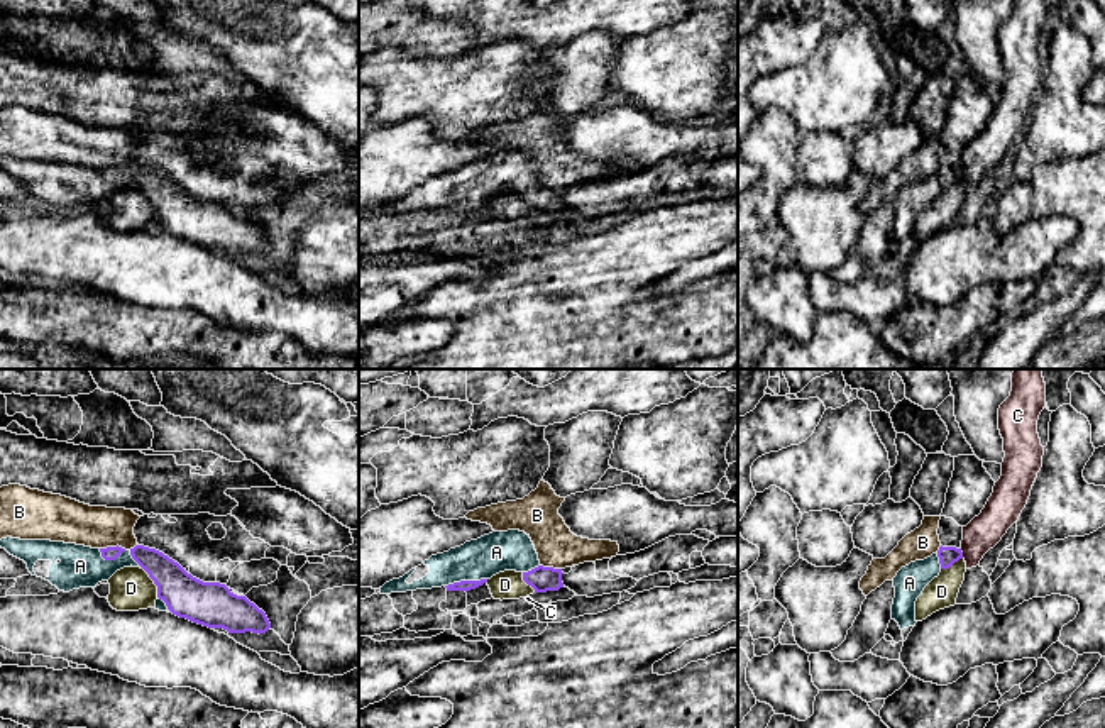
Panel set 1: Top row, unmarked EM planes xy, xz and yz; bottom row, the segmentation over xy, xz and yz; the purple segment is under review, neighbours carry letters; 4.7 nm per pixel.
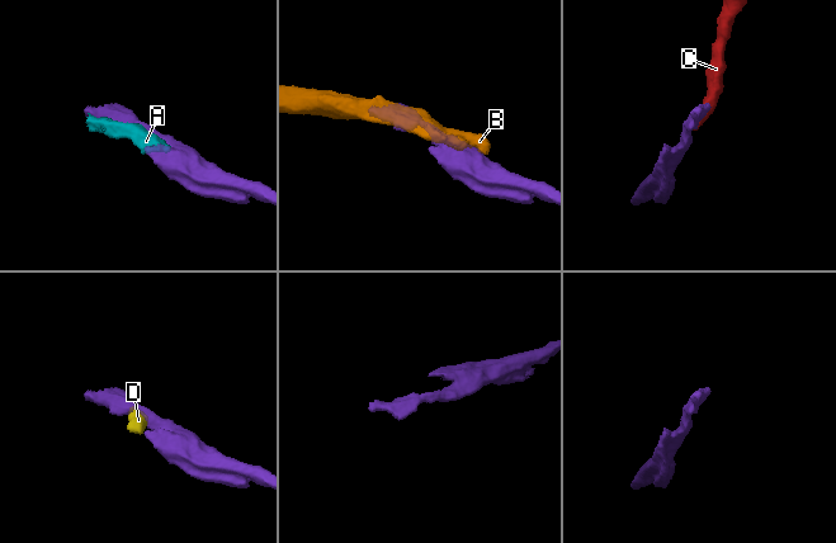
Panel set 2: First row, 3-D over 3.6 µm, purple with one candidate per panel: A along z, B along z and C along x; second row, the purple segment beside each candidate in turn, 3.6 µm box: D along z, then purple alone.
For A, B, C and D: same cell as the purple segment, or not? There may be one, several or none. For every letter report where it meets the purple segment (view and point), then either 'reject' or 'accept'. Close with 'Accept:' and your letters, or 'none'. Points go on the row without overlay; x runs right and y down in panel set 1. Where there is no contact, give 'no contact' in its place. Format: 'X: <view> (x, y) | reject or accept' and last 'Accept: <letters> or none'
A: xz (466, 202) | accept
B: xy (114, 168) | reject
C: yz (962, 173) | reject
D: xy (154, 204) | reject
Accept: A

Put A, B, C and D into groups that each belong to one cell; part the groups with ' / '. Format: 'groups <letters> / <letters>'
groups A / B / C D

